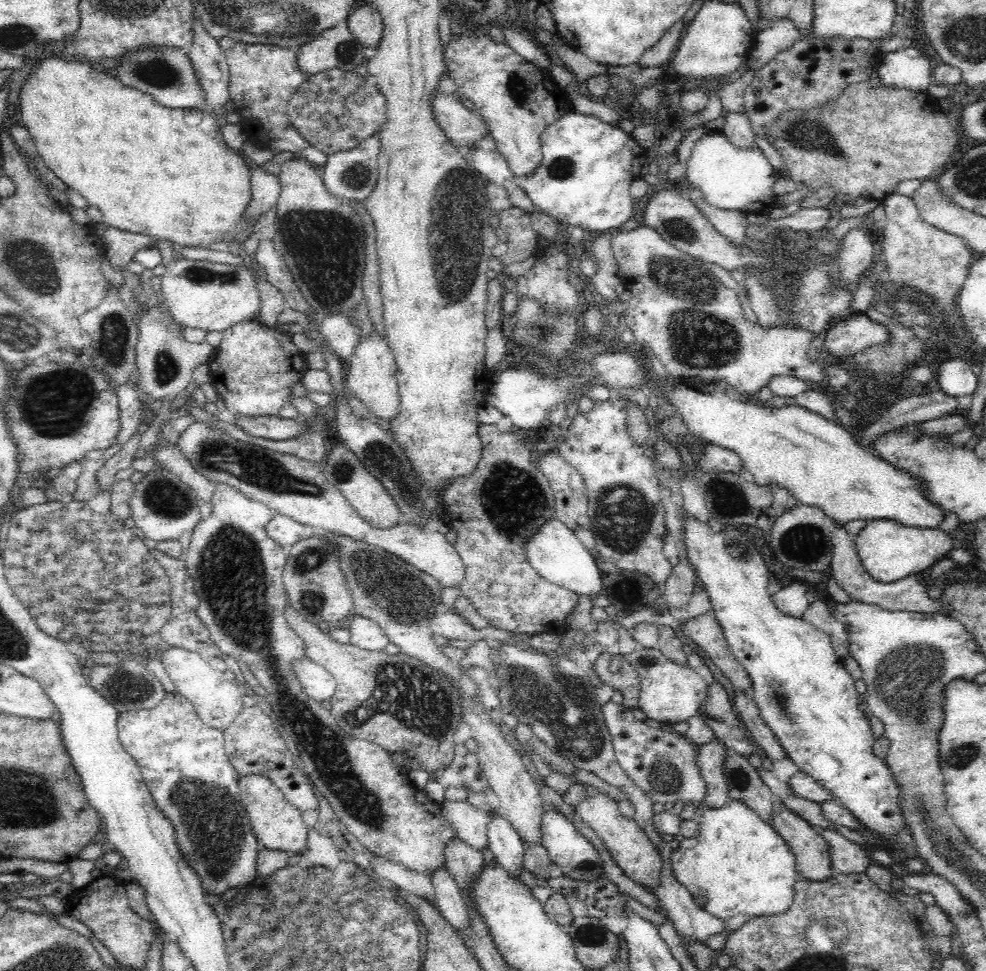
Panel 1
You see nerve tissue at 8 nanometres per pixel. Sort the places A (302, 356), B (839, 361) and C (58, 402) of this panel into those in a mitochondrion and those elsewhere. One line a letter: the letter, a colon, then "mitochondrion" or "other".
A: other
B: other
C: mitochondrion

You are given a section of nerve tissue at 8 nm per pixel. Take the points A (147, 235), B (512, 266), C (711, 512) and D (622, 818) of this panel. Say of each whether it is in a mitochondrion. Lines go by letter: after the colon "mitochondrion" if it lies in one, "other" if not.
A: other
B: other
C: other
D: other

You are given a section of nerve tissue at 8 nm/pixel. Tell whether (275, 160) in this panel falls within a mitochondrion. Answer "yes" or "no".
no

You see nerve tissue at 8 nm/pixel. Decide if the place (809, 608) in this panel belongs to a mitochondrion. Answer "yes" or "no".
no

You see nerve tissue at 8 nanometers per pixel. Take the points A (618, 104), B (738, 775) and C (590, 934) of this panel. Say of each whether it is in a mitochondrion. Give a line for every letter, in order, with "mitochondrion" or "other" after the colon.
A: other
B: mitochondrion
C: mitochondrion

